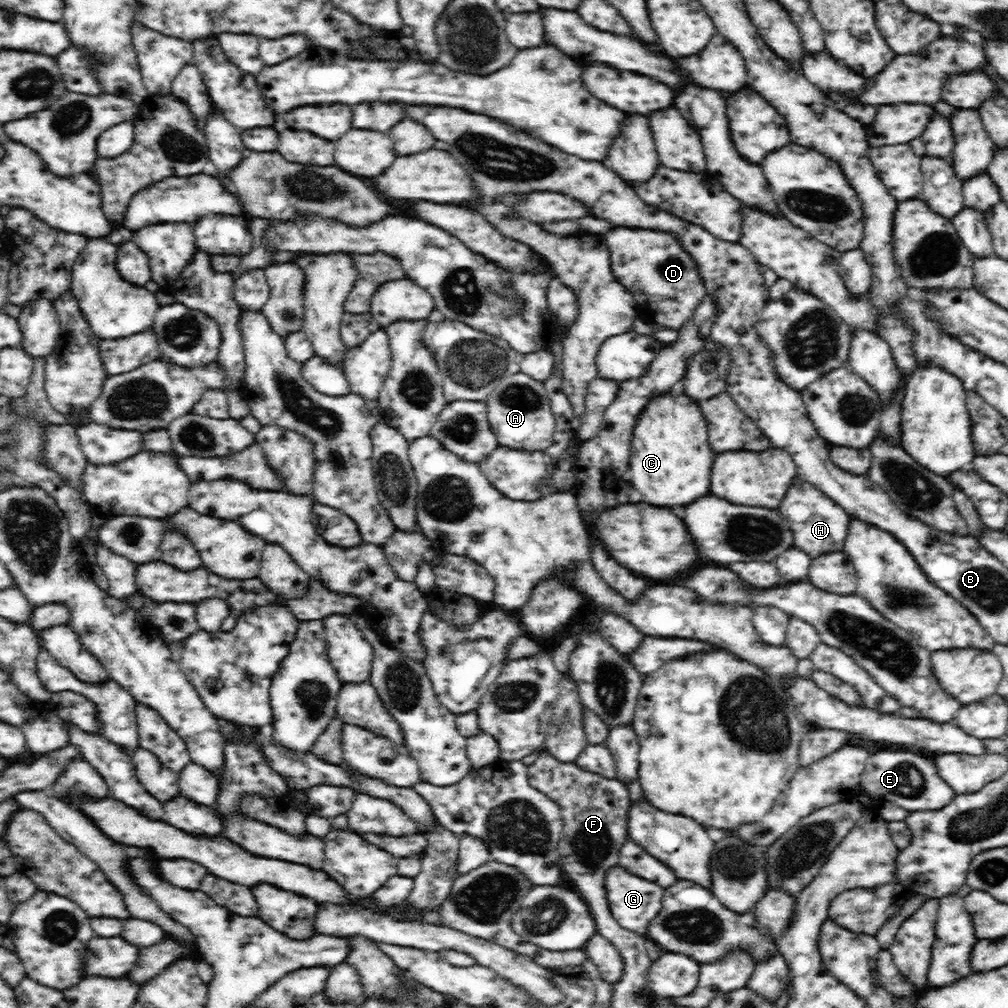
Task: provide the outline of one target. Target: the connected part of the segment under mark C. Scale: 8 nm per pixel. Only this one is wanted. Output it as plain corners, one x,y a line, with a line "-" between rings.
668,392
664,400
650,400
636,418
630,440
630,470
626,480
654,506
686,506
710,492
710,470
714,452
708,444
704,416
694,400

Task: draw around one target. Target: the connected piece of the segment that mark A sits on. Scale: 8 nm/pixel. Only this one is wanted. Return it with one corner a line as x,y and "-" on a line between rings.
522,372
506,376
484,402
487,404
488,423
498,439
499,446
528,452
543,451
551,446
555,432
555,416
550,410
550,399
542,381
533,380

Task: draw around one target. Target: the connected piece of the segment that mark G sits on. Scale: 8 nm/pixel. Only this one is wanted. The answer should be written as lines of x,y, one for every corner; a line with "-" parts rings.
623,866
611,868
605,874
605,892
607,903
613,918
622,928
648,939
647,928
649,922
660,912
665,888
626,871

